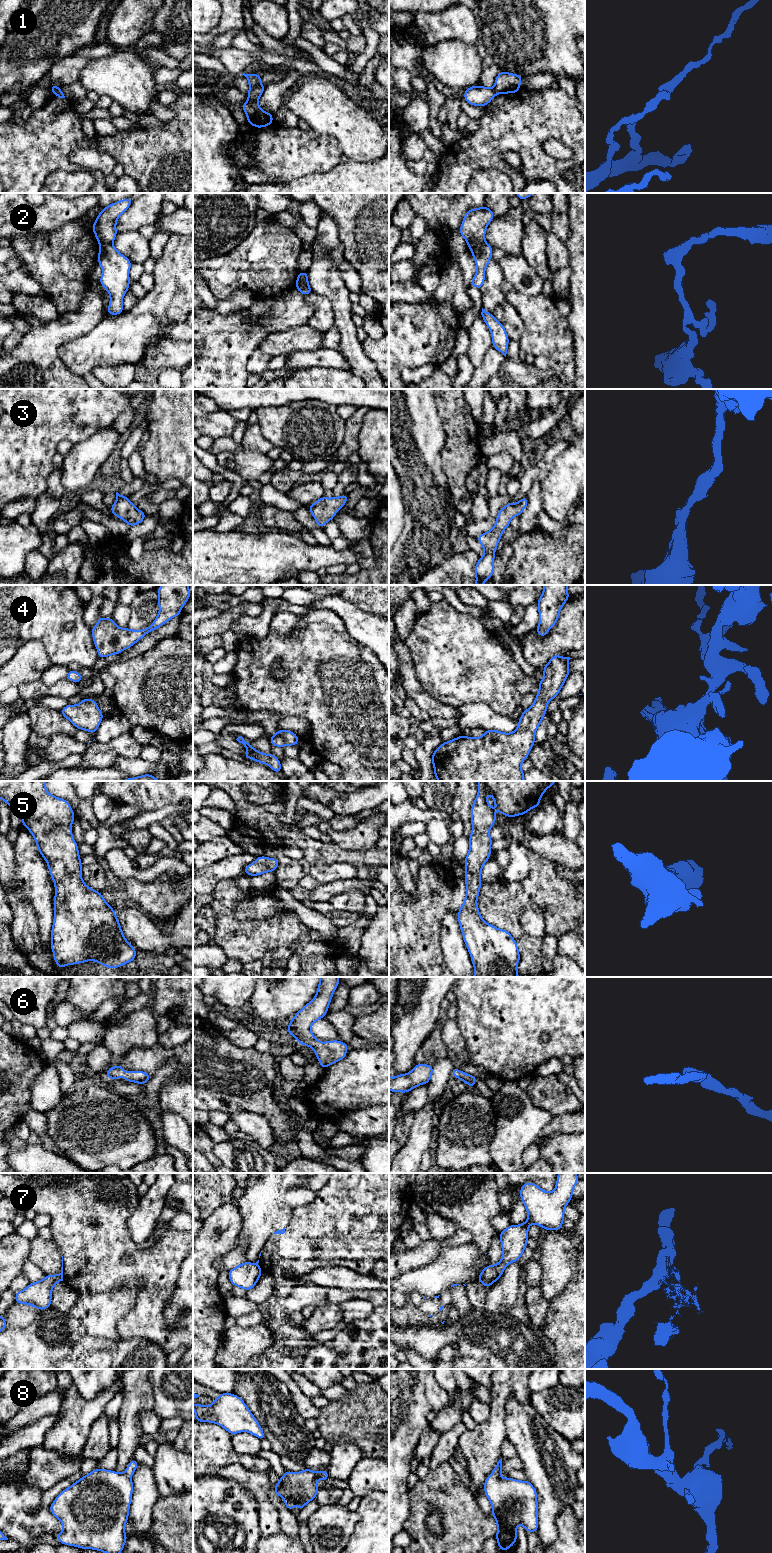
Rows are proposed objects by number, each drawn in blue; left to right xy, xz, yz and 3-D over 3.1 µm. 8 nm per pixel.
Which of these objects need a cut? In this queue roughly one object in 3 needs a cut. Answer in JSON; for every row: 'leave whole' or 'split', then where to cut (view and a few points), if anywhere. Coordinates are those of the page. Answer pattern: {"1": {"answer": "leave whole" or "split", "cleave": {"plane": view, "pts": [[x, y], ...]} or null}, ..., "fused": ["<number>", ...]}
{"1": {"answer": "split", "cleave": {"plane": "xz", "pts": [[249, 99], [256, 101]]}}, "2": {"answer": "split", "cleave": {"plane": "yz", "pts": [[484, 241], [471, 249]]}}, "3": {"answer": "leave whole", "cleave": null}, "4": {"answer": "leave whole", "cleave": null}, "5": {"answer": "leave whole", "cleave": null}, "6": {"answer": "leave whole", "cleave": null}, "7": {"answer": "split", "cleave": {"plane": "yz", "pts": [[480, 1275], [478, 1280]]}}, "8": {"answer": "leave whole", "cleave": null}, "fused": ["1", "2", "7"]}

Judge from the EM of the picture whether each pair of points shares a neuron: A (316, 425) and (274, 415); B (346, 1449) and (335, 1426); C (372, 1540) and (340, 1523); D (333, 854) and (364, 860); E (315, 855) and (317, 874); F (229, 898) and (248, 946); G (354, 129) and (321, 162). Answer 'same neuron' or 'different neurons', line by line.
A: same neuron
B: different neurons
C: different neurons
D: same neuron
E: different neurons
F: same neuron
G: different neurons

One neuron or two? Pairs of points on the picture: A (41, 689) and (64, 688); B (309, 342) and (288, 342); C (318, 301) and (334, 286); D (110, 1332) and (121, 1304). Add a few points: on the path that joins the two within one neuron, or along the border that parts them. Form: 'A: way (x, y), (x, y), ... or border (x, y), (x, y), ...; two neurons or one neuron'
A: way (47, 689), (58, 689); one neuron
B: way (304, 342), (293, 342); one neuron
C: border (312, 291), (321, 294), (329, 301), (334, 318); two neurons
D: way (110, 1325), (110, 1315), (114, 1311); one neuron

